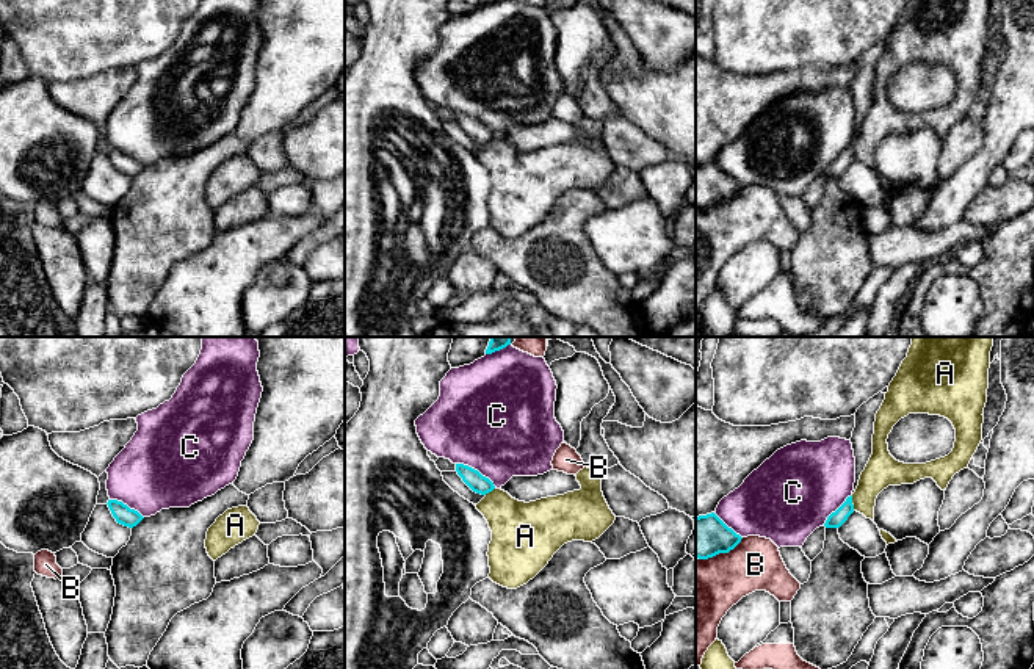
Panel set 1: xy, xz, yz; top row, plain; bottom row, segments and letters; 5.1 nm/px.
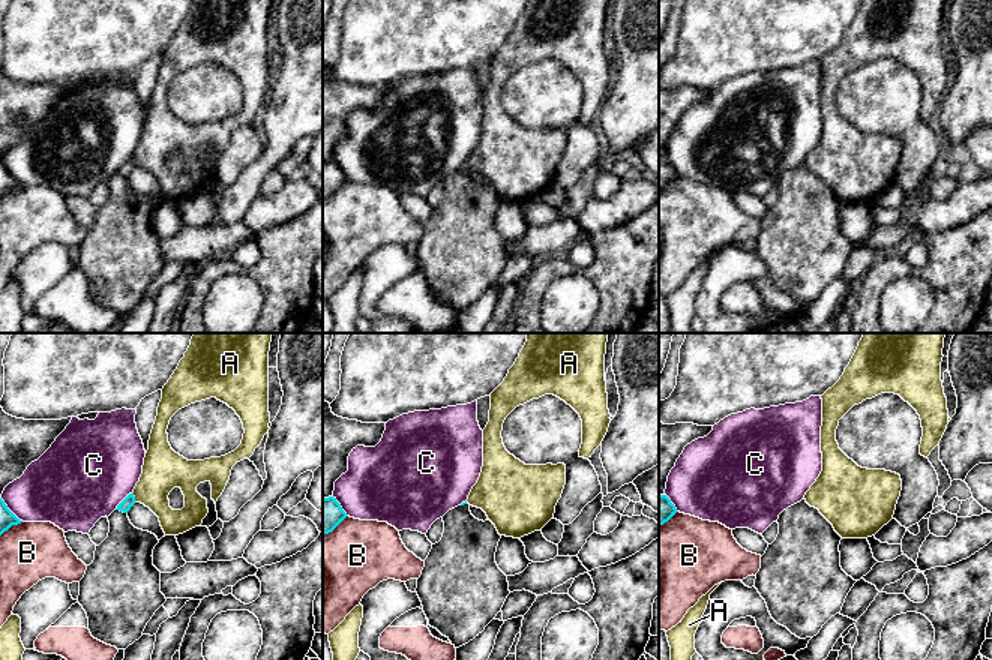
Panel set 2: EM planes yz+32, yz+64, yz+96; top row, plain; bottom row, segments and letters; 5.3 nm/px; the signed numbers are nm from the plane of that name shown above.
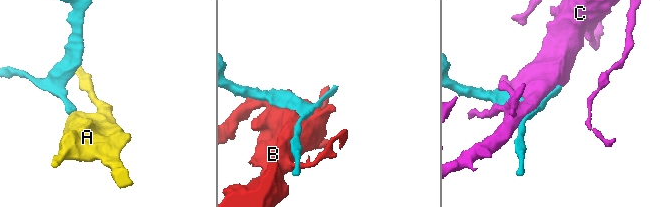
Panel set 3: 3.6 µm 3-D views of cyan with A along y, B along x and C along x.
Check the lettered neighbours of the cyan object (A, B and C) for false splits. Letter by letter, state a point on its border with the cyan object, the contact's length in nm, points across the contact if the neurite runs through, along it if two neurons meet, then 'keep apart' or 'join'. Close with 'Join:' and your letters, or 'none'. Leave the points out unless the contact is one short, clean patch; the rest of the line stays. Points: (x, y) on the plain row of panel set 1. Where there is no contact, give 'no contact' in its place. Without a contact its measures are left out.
A: contact yz (851, 152); length 80 nm; border yz (851, 144), (854, 159); keep apart
B: contact yz (719, 201); length 260 nm; keep apart
C: contact xz (477, 119); length 240 nm; keep apart
Join: none

